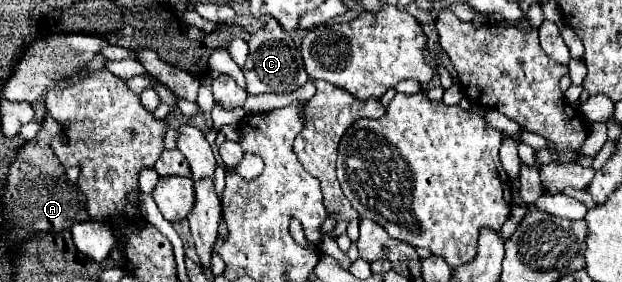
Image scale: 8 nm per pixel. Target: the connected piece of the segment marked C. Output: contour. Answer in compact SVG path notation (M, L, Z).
M268 21L264 25L264 29L260 29L258 33L254 33L248 39L248 59L244 65L244 77L248 83L248 93L250 95L258 95L258 93L292 93L294 89L302 87L308 81L308 75L304 71L302 65L302 55L300 49L296 47L294 39L290 33L286 33L278 21Z

